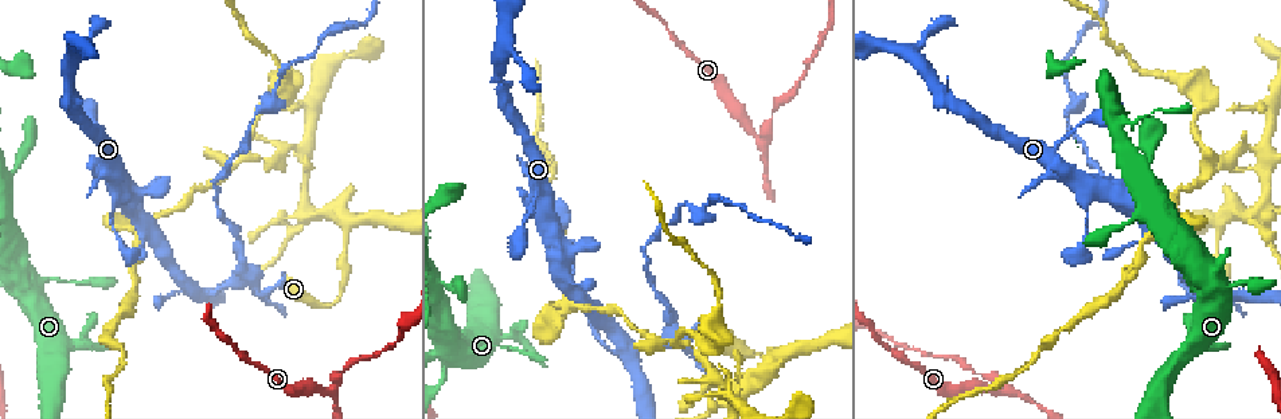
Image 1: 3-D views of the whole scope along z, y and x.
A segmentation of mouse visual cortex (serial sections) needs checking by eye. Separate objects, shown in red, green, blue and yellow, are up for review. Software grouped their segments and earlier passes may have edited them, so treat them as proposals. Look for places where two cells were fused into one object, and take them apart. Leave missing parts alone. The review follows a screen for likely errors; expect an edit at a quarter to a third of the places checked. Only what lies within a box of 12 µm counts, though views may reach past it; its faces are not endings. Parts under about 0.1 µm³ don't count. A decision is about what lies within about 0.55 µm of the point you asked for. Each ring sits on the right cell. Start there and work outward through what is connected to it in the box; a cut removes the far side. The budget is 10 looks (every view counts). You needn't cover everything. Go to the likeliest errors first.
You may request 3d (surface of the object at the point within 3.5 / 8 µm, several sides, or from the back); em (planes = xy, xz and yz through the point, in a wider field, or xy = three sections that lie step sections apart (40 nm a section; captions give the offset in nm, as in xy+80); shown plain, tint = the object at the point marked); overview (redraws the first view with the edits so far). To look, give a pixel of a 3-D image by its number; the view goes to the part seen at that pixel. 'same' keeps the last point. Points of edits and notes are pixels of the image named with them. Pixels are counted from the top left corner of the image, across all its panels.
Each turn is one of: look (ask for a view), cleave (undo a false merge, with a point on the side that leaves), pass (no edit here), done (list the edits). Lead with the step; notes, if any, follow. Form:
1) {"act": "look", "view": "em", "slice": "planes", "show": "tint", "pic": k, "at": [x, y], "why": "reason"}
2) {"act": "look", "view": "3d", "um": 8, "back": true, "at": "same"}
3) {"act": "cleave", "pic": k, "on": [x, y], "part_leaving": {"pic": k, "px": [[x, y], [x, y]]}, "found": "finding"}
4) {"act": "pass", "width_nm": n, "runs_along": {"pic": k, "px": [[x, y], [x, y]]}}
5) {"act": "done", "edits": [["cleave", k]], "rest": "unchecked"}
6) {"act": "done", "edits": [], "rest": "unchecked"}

{"act": "look", "view": "em", "slice": "xy", "step": 5, "show": "tint", "pic": 1, "at": [762, 141], "why": "sharp bend"}

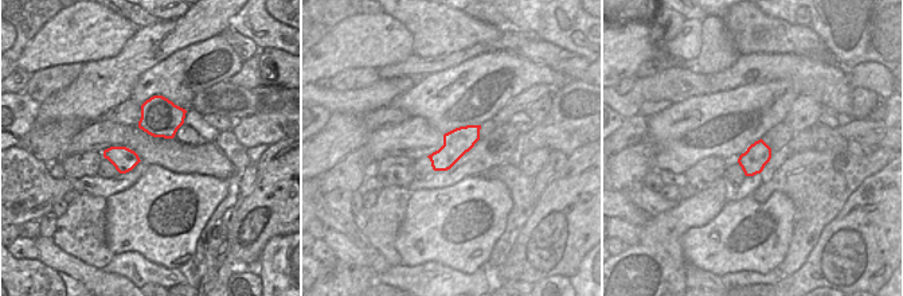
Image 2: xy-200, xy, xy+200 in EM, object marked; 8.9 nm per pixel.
{"act": "look", "view": "3d", "um": 3.5, "at": "same", "why": "wider look"}

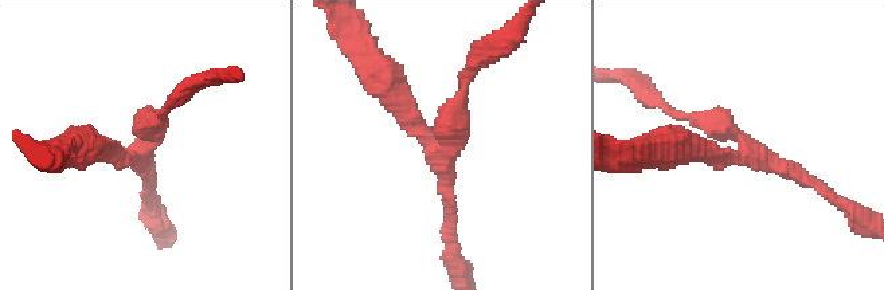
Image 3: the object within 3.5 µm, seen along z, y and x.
{"act": "pass", "arms": 3, "runs_along": {"pic": 3, "px": [[83, 145], [133, 157], [163, 116]]}, "found": "one cell here"}

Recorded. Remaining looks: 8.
{"act": "look", "view": "3d", "um": 3.5, "pic": 1, "at": [246, 272]}

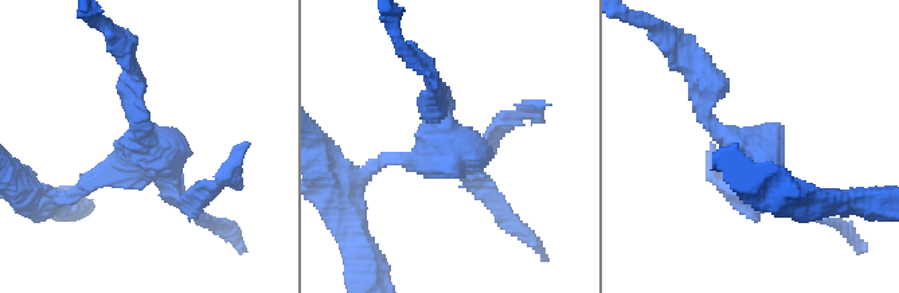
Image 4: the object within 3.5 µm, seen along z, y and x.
{"act": "look", "view": "em", "slice": "xy", "step": 1, "show": "tint", "pic": 4, "at": [147, 147]}

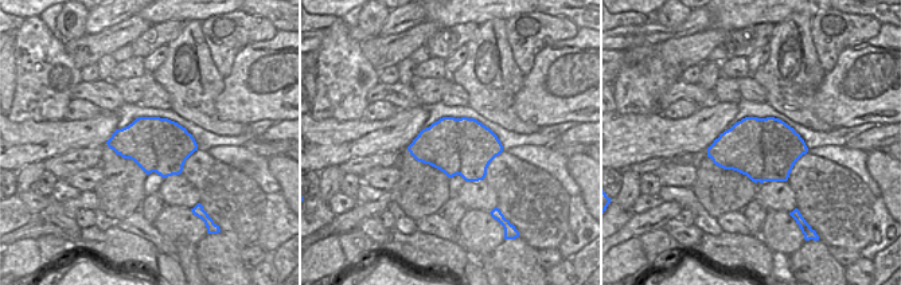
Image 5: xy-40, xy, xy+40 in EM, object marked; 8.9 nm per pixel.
{"act": "cleave", "pic": 4, "on": [144, 114], "part_leaving": {"pic": 4, "px": [[145, 140], [125, 45]]}, "found": "a second cell is stuck on"}

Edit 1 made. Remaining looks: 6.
{"act": "look", "view": "3d", "um": 3.5, "pic": 1, "at": [1225, 289], "why": "abrupt turn"}

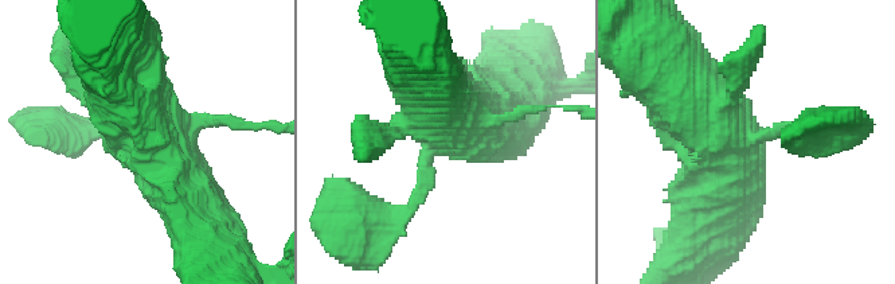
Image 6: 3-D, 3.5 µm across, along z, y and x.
{"act": "look", "view": "em", "slice": "xy", "step": 1, "show": "tint", "pic": 6, "at": [425, 149]}

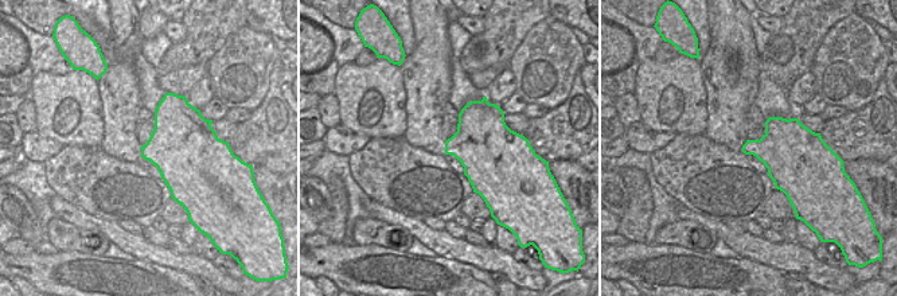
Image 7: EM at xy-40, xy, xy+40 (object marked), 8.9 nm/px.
{"act": "pass", "width_nm": 440, "runs_along": {"pic": 6, "px": [[196, 213], [131, 121], [114, 67]]}, "found": "all the same cell"}

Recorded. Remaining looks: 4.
{"act": "look", "view": "em", "slice": "xy", "step": 3, "show": "tint", "pic": 1, "at": [1220, 223], "why": "thin arm on a thick one"}

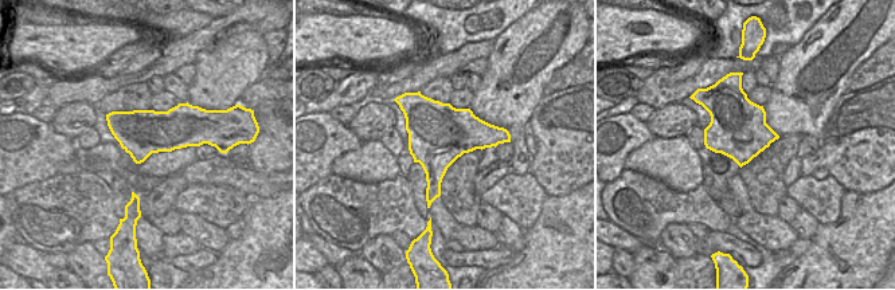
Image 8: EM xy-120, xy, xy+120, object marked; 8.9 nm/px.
{"act": "look", "view": "3d", "um": 3.5, "at": "same", "why": "wider look"}

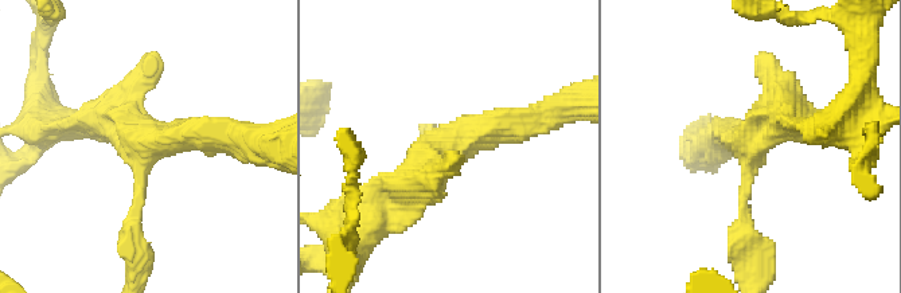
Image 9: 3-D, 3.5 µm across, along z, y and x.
{"act": "pass", "runs_along": {"pic": 9, "px": [[742, 233], [753, 137], [773, 117], [812, 129]]}, "found": "continuous, no second cell"}

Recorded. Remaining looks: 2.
{"act": "done", "edits": [["cleave", 4]], "rest": "unchecked"}

